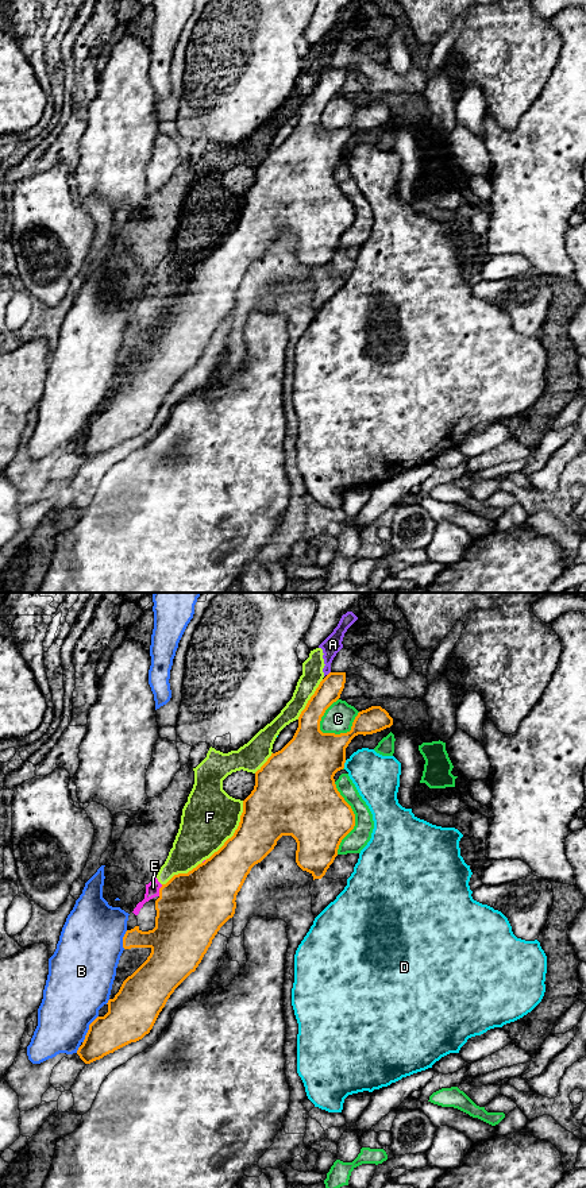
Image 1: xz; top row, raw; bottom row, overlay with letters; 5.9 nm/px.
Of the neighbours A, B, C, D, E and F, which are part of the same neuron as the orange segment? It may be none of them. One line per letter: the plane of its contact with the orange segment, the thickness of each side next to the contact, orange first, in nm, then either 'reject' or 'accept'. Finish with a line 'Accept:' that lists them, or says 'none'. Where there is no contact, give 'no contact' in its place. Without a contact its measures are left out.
A: meets orange in xz; 140 nm thick on the orange side, 110 nm on the other; reject
B: meets orange in xz; 280 nm thick on the orange side, 360 nm on the other; reject
C: meets orange in xz; 340 nm thick on the orange side, 180 nm on the other; reject
D: meets orange in xz; 380 nm thick on the orange side, 280 nm on the other; reject
E: meets orange in xz; 420 nm thick on the orange side, 80 nm on the other; reject
F: meets orange in xz; 320 nm thick on the orange side, 340 nm on the other; reject
Accept: none

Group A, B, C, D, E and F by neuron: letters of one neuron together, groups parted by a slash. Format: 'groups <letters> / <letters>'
groups A E F / B / C / D

